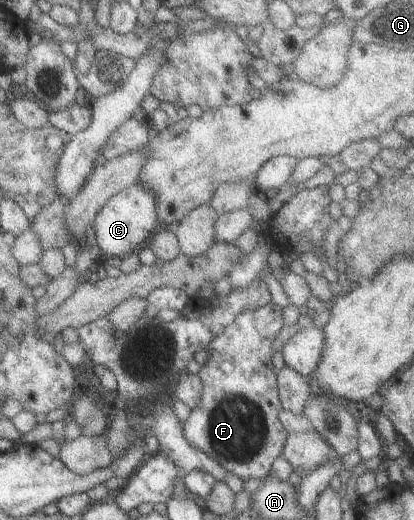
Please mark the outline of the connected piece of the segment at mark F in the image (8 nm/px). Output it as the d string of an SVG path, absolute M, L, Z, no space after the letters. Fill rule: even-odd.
M268 302L262 307L238 314L231 324L224 326L219 334L214 335L206 348L208 360L200 366L197 374L201 383L198 403L181 422L182 435L191 446L242 481L262 479L271 473L271 464L281 454L287 436L277 418L281 405L271 362L271 355L274 353L271 347L283 326L281 308Z

